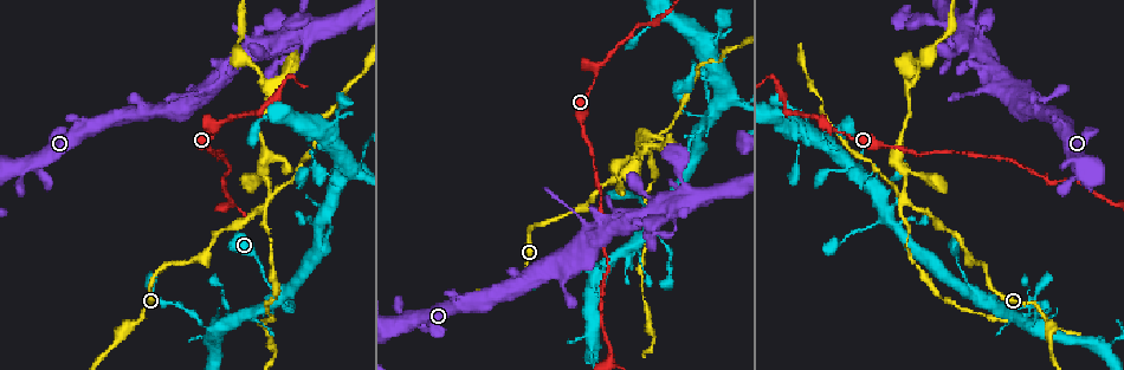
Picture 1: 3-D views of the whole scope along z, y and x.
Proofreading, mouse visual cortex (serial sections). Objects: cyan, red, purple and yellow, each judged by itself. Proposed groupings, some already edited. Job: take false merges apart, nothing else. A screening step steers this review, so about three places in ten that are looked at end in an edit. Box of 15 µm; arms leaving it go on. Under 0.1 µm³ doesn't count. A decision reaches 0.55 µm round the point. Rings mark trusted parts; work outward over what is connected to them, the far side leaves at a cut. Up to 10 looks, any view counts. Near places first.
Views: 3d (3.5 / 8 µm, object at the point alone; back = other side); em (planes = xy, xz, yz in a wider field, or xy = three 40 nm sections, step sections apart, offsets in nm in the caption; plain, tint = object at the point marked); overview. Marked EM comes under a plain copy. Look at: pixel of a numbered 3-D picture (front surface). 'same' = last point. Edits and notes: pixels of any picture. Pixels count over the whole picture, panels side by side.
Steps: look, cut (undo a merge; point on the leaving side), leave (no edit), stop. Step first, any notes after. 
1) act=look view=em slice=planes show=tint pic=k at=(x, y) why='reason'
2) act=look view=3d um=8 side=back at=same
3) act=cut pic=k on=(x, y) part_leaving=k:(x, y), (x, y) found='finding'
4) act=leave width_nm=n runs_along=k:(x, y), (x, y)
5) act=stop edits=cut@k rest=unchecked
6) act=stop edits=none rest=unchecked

act=look view=3d um=3.5 pic=1 at=(38, 169) why='two arms at a narrow angle'

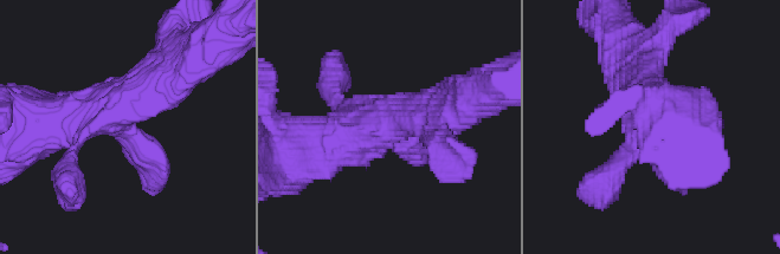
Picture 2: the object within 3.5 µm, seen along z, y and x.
act=look view=em slice=xy step=5 show=tint pic=2 at=(125, 127) why='shape alone is not enough'

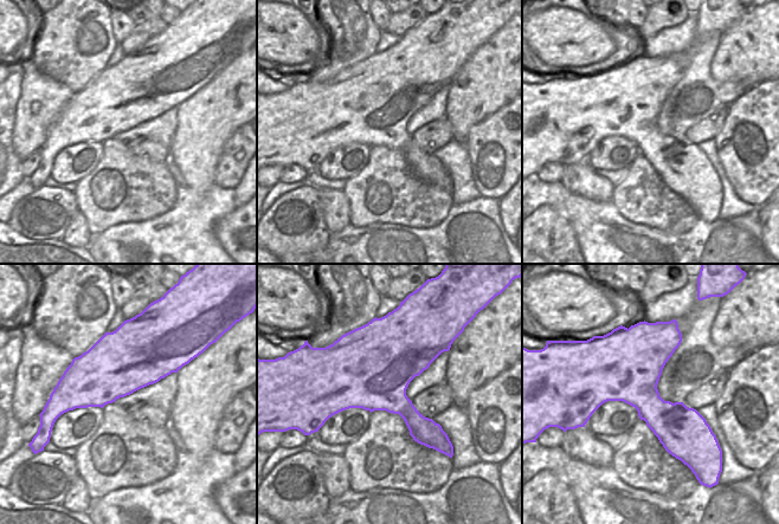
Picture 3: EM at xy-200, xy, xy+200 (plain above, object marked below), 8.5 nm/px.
act=leave runs_along=2:(406, 115), (290, 144) found='all the same cell'

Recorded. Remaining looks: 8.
act=look view=3d um=3.5 side=back pic=1 at=(595, 69) why='a fork'

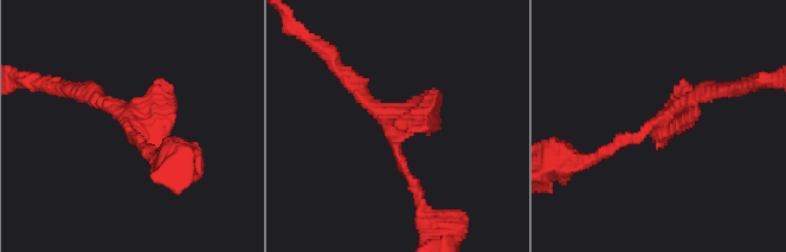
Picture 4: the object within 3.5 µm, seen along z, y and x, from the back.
act=look view=em slice=xy step=2 show=tint pic=4 at=(654, 123)

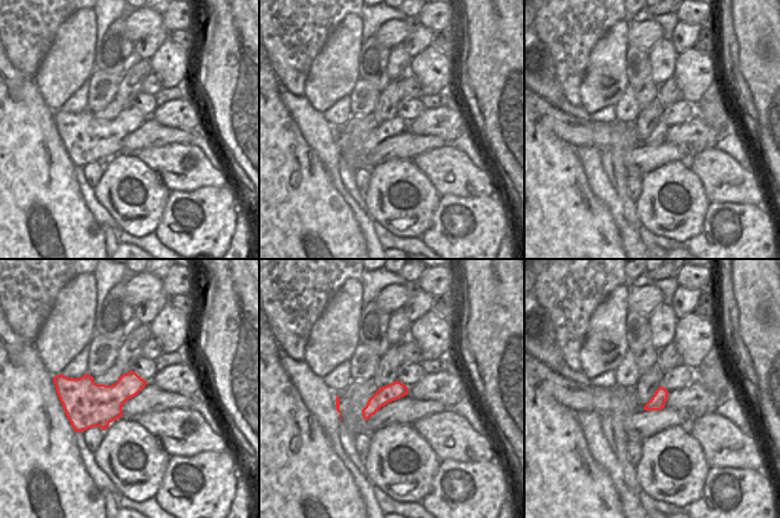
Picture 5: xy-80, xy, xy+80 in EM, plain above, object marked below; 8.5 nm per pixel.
act=look view=em slice=xy step=5 show=tint at=same why='cut it another way'

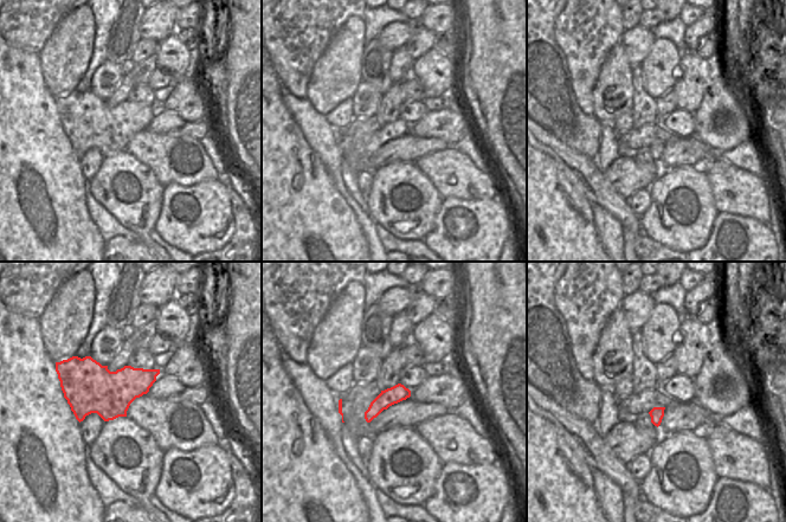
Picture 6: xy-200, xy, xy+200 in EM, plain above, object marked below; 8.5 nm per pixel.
act=leave runs_along=4:(418, 192), (395, 153), (392, 116), (353, 79) found='all the same cell'

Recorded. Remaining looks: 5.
act=look view=3d um=3.5 pic=1 at=(907, 203)

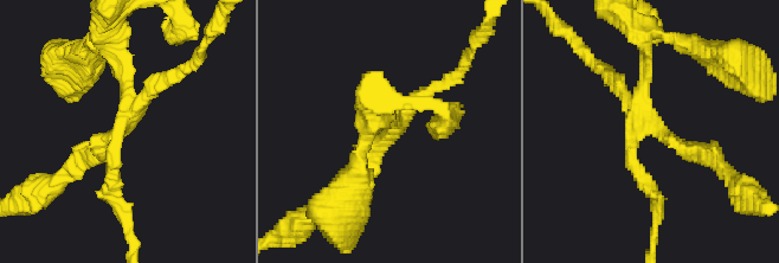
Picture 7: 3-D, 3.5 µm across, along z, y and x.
act=look view=em slice=xy step=3 show=tint pic=7 at=(125, 130) arms=4 arm_widths_nm=150,200,200,200 why='now the EM'

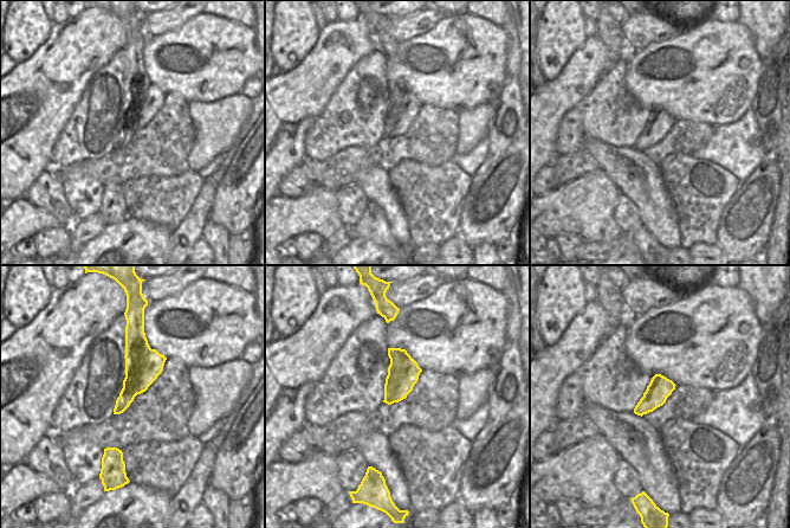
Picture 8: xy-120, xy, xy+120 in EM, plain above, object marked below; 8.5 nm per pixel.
act=cut pic=7 on=(109, 168) border=8:(151, 349), (142, 378), (118, 398) found='two cells meet here'

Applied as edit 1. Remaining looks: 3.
act=look view=3d um=3.5 pic=1 at=(210, 327) why='three arms meet'

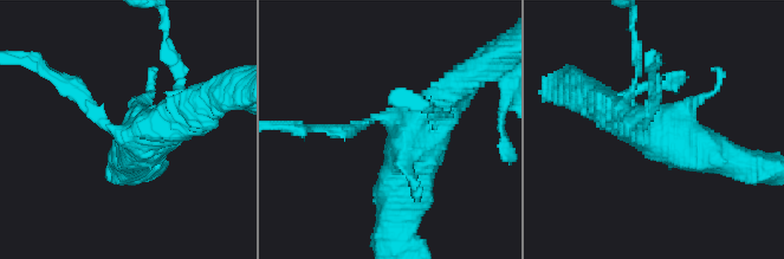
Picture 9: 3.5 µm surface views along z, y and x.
act=look view=em slice=xy step=5 show=tint pic=9 at=(394, 117) why='now the EM'

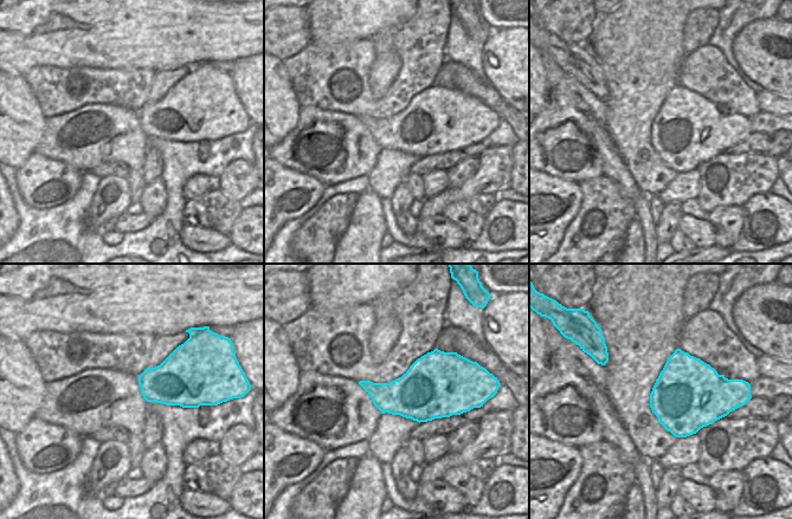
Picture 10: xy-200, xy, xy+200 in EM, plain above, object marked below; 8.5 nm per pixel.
act=leave width_nm=480 runs_along=9:(467, 76), (413, 124), (394, 194) found='all the same cell'

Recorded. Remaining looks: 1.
act=stop edits=cut@7 rest=unchecked

